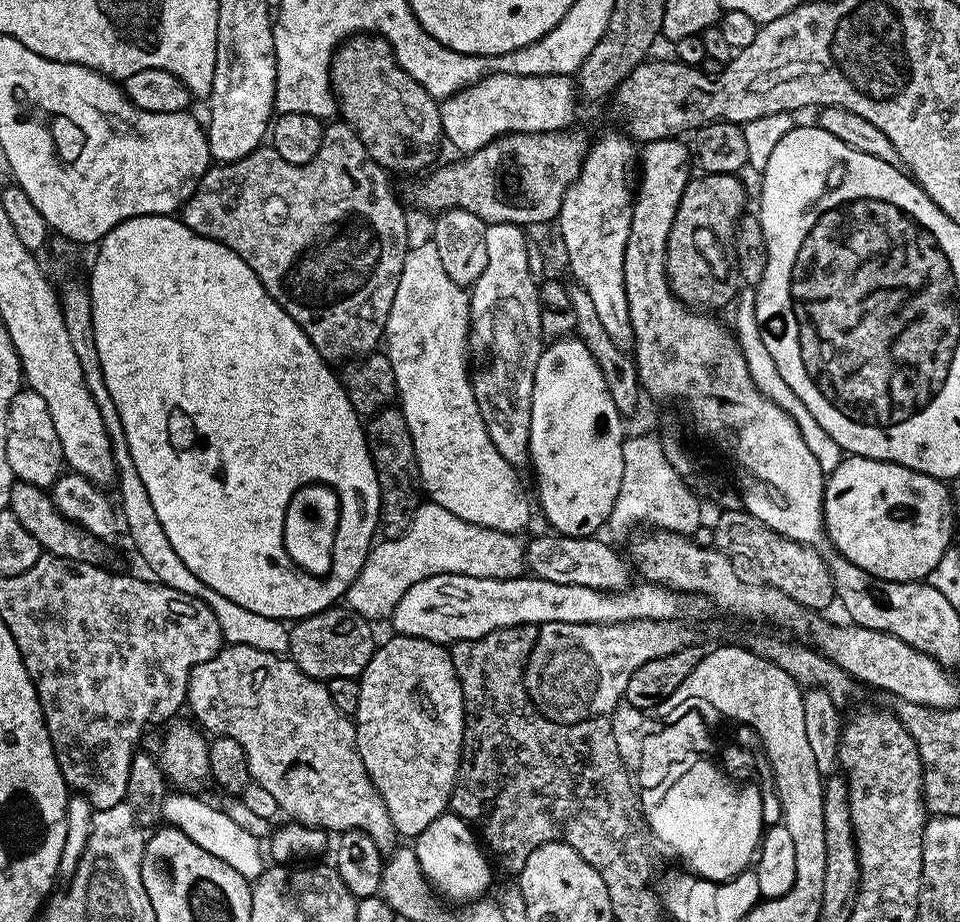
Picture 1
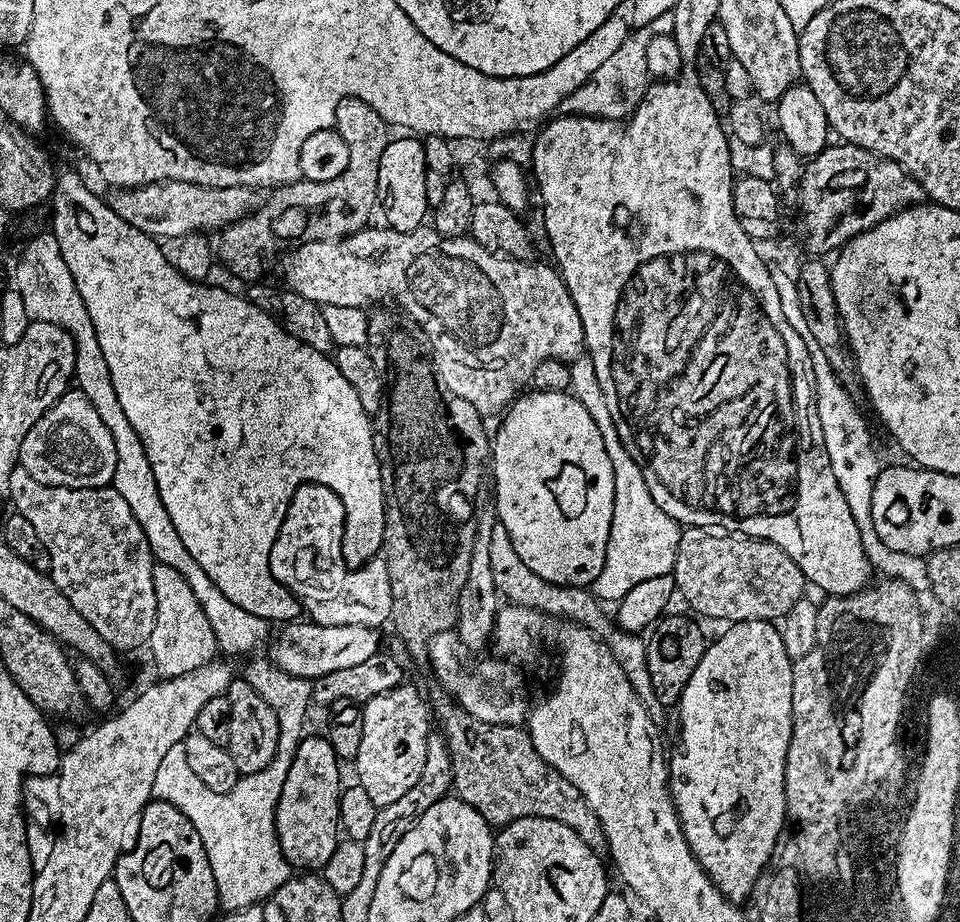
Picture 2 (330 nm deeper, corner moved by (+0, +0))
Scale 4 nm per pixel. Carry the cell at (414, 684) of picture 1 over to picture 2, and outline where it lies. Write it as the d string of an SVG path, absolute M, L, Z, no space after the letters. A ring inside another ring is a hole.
M405 682L399 688L391 688L362 704L362 746L358 746L355 764L362 790L370 794L377 809L402 798L402 794L406 794L406 790L418 782L418 774L422 774L422 765L426 762L430 704L410 684Z

